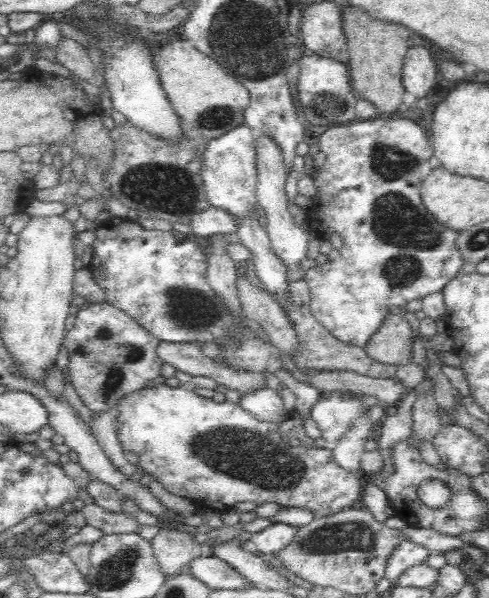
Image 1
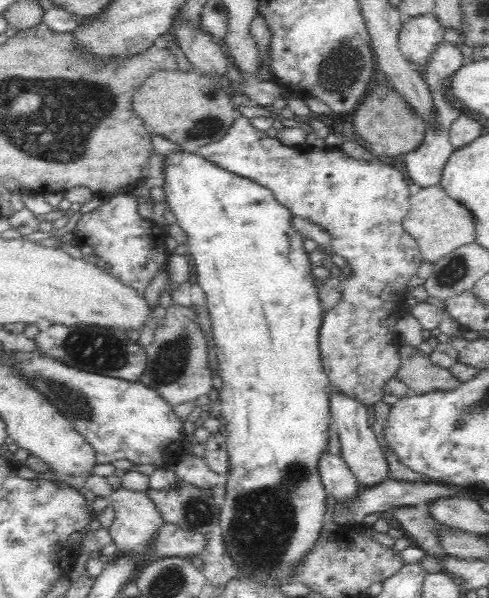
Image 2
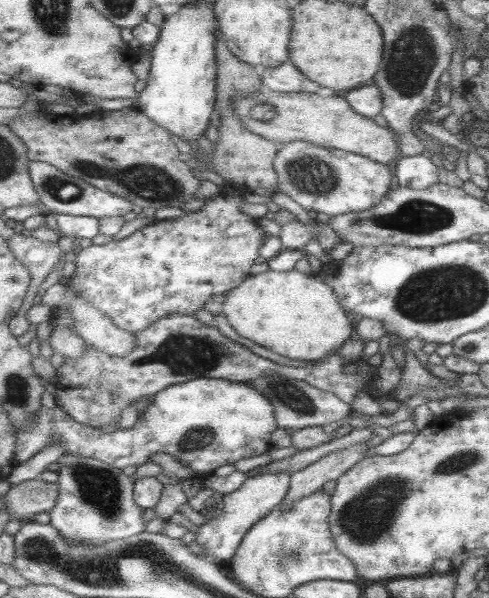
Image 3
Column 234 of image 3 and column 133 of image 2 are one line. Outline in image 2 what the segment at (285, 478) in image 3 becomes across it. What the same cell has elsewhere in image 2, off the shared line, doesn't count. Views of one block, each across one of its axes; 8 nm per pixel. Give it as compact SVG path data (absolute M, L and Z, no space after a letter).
M123 484L112 490L110 505L113 506L114 519L112 526L107 530L112 536L113 545L120 550L129 552L144 552L164 524L164 519L147 492L143 490L130 490Z

